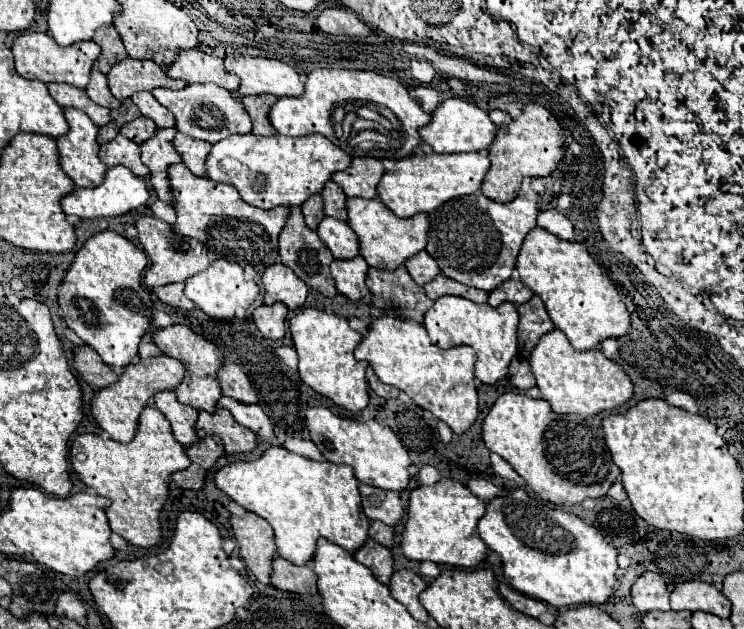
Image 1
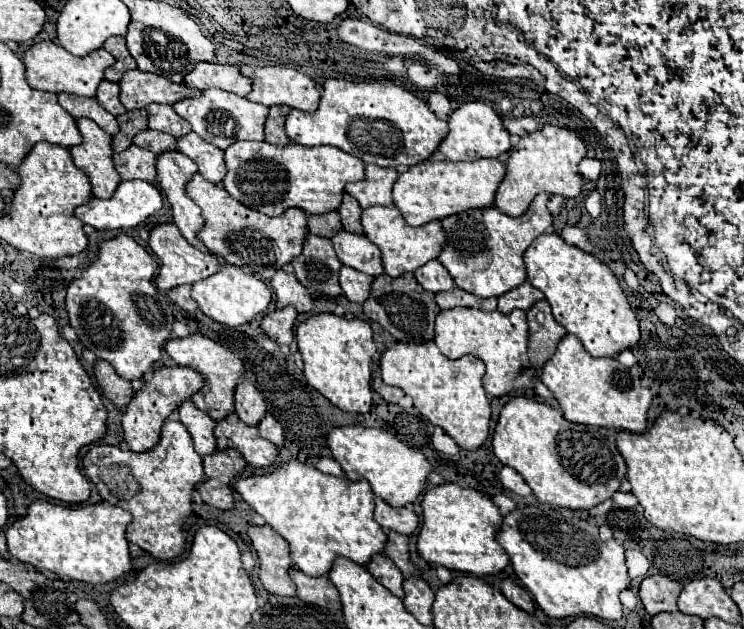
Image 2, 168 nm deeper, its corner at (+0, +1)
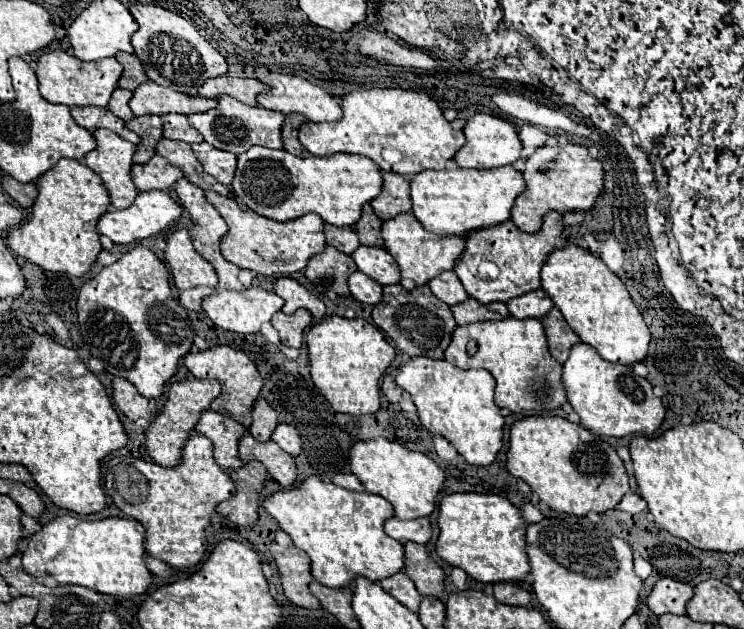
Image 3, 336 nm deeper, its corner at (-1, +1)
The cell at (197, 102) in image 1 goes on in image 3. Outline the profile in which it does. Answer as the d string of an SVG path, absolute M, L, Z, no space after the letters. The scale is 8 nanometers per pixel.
M222 95L222 97L218 97L216 109L190 115L188 121L192 123L194 129L198 129L202 133L206 143L214 145L216 149L240 155L254 145L262 145L262 147L270 147L270 149L284 149L284 145L282 145L284 117L286 115L280 115L278 111L268 111L264 107L250 107L232 97Z

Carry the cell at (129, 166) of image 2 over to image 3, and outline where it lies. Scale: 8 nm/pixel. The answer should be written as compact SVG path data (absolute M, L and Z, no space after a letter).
M156 155L156 159L152 159L152 163L148 165L134 165L132 177L140 191L152 191L152 189L168 191L184 175L178 167L172 167L168 159Z

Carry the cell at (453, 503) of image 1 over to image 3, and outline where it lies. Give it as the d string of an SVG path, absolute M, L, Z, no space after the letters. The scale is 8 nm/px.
M452 493L440 501L438 513L440 537L436 553L452 567L464 569L472 579L482 583L524 581L530 575L526 553L526 521L518 507L500 495Z

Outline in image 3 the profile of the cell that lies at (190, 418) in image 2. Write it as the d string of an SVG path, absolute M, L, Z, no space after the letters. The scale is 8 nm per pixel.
M206 411L200 417L196 431L214 443L214 459L224 471L236 471L238 467L244 467L244 463L238 459L238 441L248 429L242 423L230 419L228 415Z

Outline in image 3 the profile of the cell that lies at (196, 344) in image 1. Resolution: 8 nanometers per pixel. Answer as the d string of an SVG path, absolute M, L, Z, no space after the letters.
M228 345L222 347L212 347L200 353L190 353L184 359L184 365L190 369L190 373L198 379L216 379L222 385L222 393L220 399L216 399L212 403L210 409L214 409L216 413L222 415L230 415L232 419L240 421L244 427L252 425L252 407L256 403L256 399L260 397L262 391L262 377L254 365L254 361L248 359L248 355L240 349L232 349Z

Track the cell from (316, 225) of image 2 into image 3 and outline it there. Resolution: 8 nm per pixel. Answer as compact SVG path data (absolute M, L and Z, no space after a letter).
M326 223L324 227L324 235L328 239L328 245L340 249L342 253L350 255L354 253L358 247L360 247L360 241L358 241L358 235L352 227L332 227Z

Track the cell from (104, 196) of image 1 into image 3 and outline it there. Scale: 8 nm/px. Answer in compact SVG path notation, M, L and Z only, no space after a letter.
M148 191L148 193L138 193L136 203L132 207L124 209L124 211L114 209L114 211L108 211L106 215L102 215L98 221L98 231L102 235L110 237L114 243L128 245L128 243L158 235L172 221L178 221L180 215L182 215L182 205L174 197L170 197L168 193L162 193L162 191Z

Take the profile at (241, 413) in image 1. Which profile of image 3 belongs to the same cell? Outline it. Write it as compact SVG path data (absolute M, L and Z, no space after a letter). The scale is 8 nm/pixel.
M278 425L276 431L272 433L272 441L280 445L280 449L284 449L288 455L296 457L300 455L302 451L302 445L300 445L300 435L298 431L292 427L292 425Z

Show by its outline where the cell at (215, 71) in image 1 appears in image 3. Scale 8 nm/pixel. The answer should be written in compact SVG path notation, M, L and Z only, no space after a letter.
M222 75L220 79L208 79L208 83L204 83L200 87L202 97L216 99L220 95L230 95L246 105L258 105L256 97L266 91L268 91L268 85L264 85L256 79L238 79L238 77L230 77L230 75Z

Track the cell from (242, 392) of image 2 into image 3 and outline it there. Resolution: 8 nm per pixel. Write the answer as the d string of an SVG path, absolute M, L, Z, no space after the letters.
M258 399L256 407L252 411L252 419L254 421L250 427L250 435L256 441L268 441L272 435L272 429L276 429L276 425L278 425L278 417L276 417L274 409L264 399Z

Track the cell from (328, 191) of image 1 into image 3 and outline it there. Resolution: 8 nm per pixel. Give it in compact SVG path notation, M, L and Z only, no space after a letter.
M368 205L364 207L364 215L360 219L360 225L356 225L356 233L360 235L360 243L368 247L384 247L384 239L380 237L382 219L374 213L374 209Z

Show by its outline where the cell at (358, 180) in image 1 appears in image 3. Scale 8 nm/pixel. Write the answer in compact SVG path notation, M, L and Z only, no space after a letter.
M382 171L382 177L384 177L382 195L378 195L372 201L372 207L378 213L378 217L392 219L400 213L408 213L412 209L410 183L400 175L392 175L392 173L384 173L384 171Z

